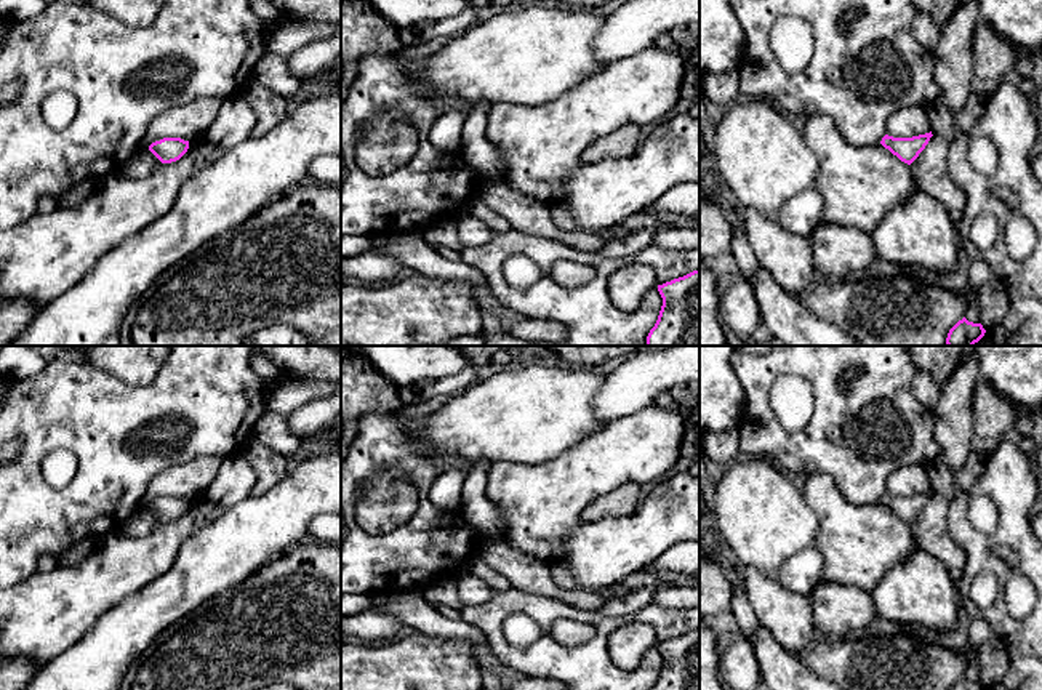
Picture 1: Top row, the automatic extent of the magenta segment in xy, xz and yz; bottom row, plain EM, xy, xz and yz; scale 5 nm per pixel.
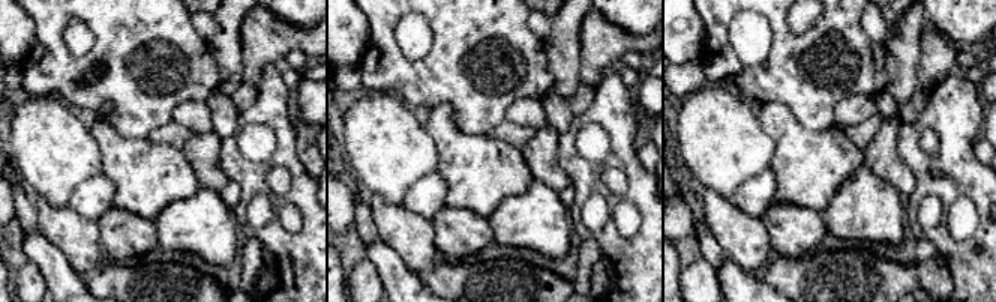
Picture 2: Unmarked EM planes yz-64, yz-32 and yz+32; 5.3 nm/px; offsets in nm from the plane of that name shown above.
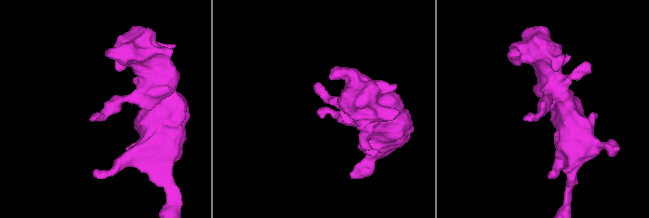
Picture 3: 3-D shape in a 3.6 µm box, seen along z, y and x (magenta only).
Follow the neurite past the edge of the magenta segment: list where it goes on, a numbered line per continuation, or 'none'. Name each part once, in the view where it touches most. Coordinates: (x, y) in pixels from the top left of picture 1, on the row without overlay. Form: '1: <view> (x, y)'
none

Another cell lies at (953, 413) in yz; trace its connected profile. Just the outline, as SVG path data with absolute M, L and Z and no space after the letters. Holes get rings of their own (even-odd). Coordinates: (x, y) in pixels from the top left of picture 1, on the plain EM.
M972 352L962 359L951 379L940 387L938 403L932 410L941 447L936 459L956 474L972 453L973 392L980 378L980 362L976 352Z

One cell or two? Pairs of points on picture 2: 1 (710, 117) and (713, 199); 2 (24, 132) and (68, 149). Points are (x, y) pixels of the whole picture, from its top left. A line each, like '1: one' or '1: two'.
1: two
2: one

